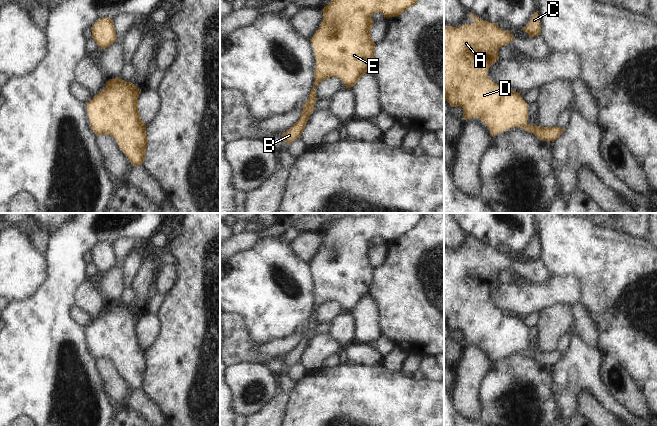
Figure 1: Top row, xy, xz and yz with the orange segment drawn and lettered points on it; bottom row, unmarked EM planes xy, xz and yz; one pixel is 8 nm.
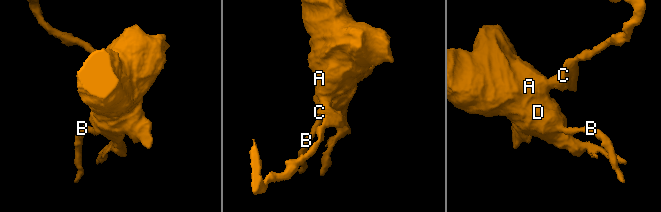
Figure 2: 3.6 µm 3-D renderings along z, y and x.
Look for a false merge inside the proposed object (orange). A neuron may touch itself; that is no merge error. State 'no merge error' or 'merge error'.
no merge error

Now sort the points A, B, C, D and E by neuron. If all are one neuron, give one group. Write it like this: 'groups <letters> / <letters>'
groups A B C D E

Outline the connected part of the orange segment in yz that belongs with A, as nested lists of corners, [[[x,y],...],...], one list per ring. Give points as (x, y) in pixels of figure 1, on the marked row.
[[[469,12],[470,18],[476,22],[465,24],[459,28],[444,25],[444,100],[447,101],[451,107],[461,106],[463,108],[464,120],[470,118],[479,118],[489,129],[492,137],[499,133],[509,130],[513,127],[522,127],[525,131],[532,132],[538,139],[543,141],[554,142],[565,129],[554,127],[542,127],[528,125],[528,107],[520,93],[502,88],[500,85],[492,81],[488,76],[489,68],[498,59],[498,51],[502,46],[506,46],[515,37],[509,30],[504,31],[500,29],[497,23],[489,23],[474,16]]]

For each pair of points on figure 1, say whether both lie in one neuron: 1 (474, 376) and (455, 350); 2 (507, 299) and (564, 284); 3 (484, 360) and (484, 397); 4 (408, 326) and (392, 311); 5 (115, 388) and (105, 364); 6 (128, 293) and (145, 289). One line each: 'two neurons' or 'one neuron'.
1: two neurons
2: one neuron
3: two neurons
4: one neuron
5: one neuron
6: two neurons

